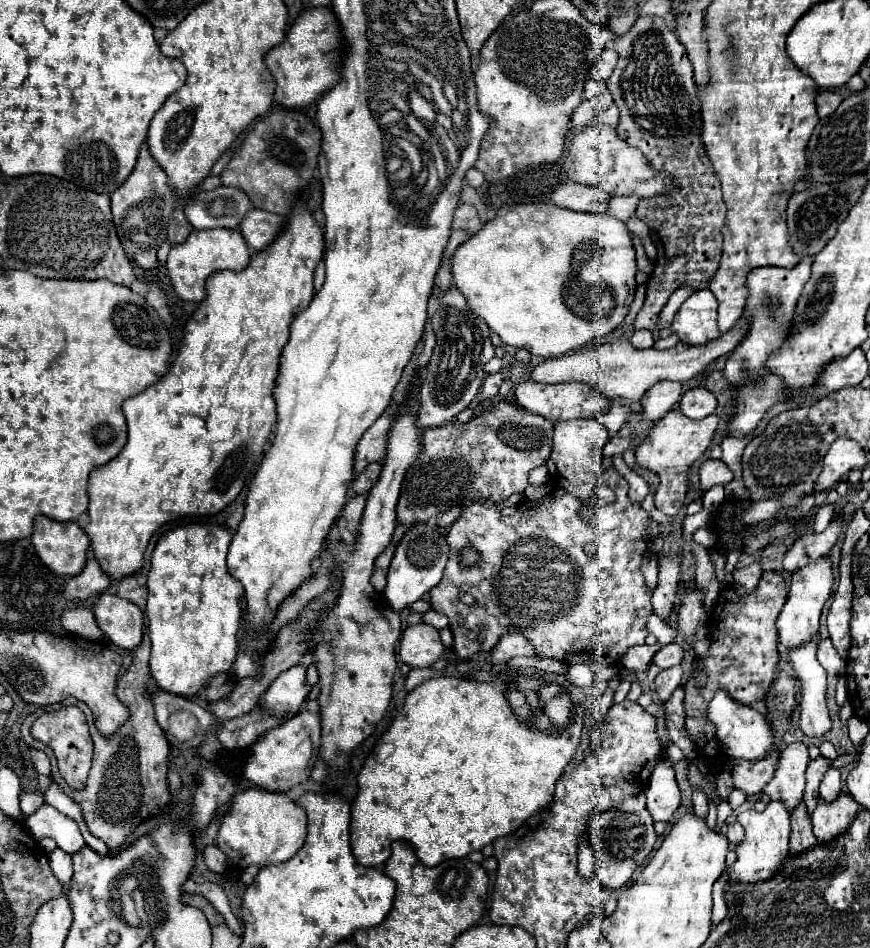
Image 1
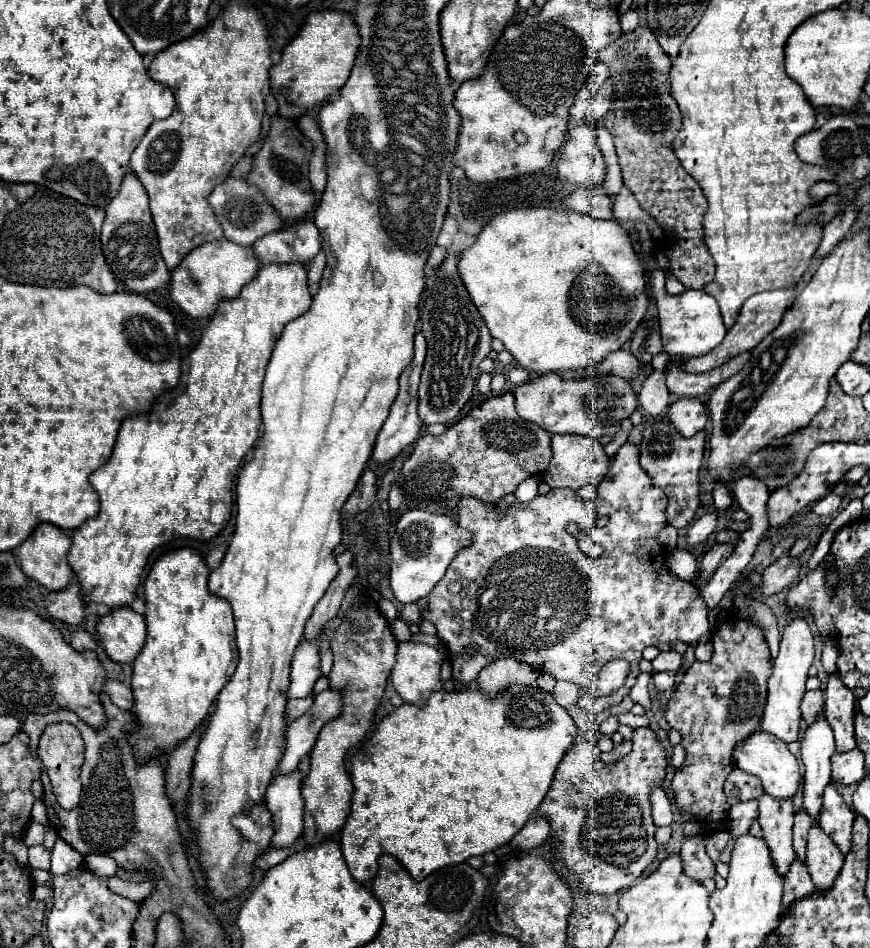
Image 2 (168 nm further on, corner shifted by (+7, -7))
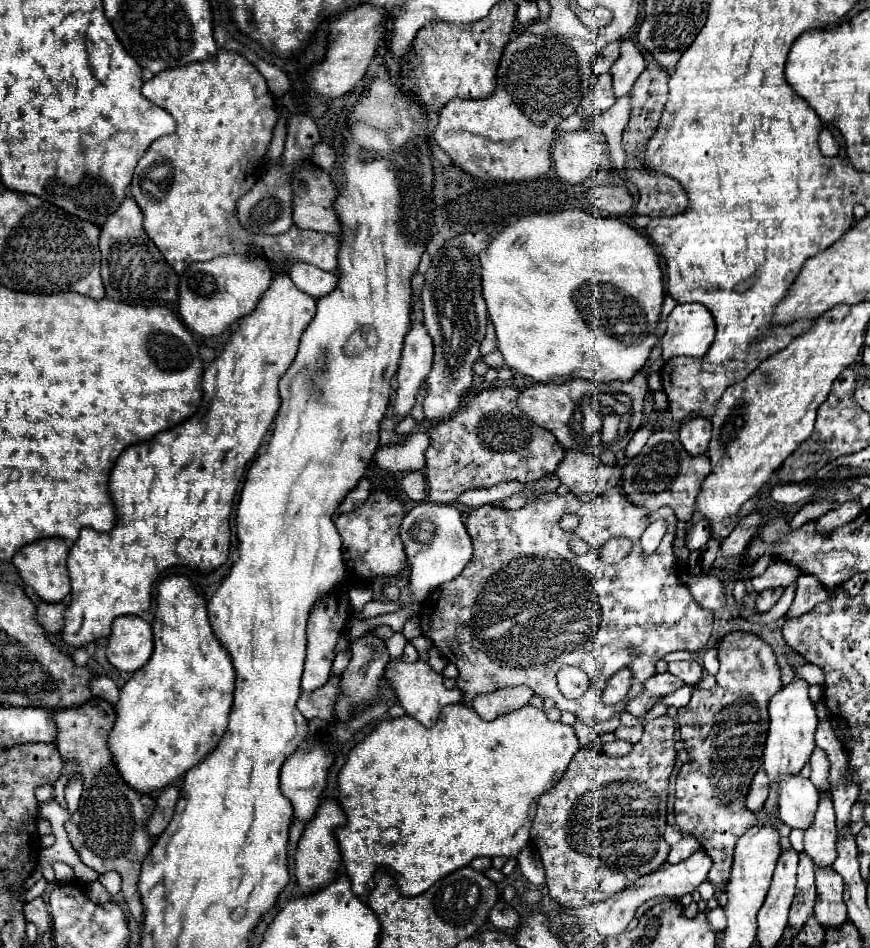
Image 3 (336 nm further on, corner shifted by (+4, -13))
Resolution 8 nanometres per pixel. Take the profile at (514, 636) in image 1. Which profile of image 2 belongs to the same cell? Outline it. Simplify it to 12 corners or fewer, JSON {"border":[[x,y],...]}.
{"border":[[515,656],[495,658],[479,672],[485,694],[513,682],[535,684],[539,672]]}

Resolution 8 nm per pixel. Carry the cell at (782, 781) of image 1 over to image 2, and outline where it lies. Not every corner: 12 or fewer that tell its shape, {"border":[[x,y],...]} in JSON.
{"border":[[759,800],[759,824],[779,874],[793,850],[793,800]]}

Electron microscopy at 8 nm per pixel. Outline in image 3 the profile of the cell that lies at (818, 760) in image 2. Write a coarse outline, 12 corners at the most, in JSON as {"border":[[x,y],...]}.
{"border":[[820,796],[804,852],[816,868],[832,868],[836,822],[830,796]]}

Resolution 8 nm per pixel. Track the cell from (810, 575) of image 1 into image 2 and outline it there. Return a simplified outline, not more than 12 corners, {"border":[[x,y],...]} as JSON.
{"border":[[789,620],[769,678],[761,730],[799,738],[799,702],[815,642]]}

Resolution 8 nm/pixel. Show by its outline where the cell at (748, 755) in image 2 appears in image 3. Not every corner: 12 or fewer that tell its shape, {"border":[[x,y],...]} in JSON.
{"border":[[802,776],[780,782],[780,820],[810,828],[816,786]]}

